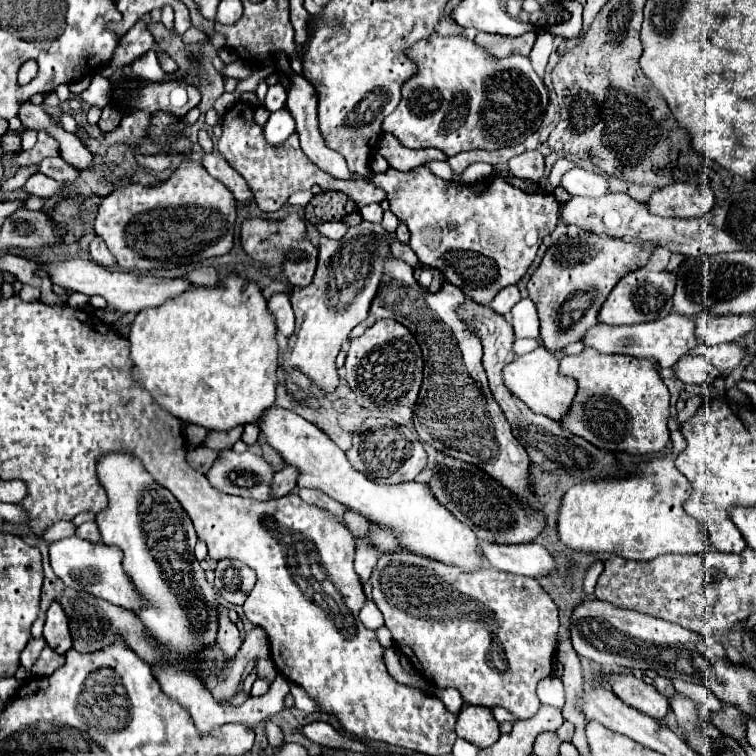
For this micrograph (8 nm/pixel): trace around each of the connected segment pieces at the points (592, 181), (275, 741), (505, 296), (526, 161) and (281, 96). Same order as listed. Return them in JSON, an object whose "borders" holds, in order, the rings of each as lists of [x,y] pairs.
{"borders":[[[[573,168],[569,170],[561,186],[571,194],[571,196],[603,196],[609,192],[609,180],[597,172],[589,172],[585,168]]],[[[267,722],[267,728],[265,730],[267,730],[267,740],[269,740],[269,746],[271,748],[277,748],[277,746],[283,744],[283,732],[281,732],[281,728],[277,724]]],[[[513,284],[513,286],[507,286],[507,288],[503,288],[499,294],[497,294],[497,298],[489,304],[495,312],[499,312],[499,314],[509,314],[509,310],[517,304],[521,300],[521,294],[519,294],[519,288]]],[[[527,150],[509,160],[509,172],[517,178],[539,182],[545,176],[545,158],[539,150]]],[[[275,84],[275,86],[269,86],[269,92],[265,96],[265,104],[263,106],[269,112],[275,112],[275,110],[285,108],[285,100],[287,100],[287,90],[281,84]]]]}

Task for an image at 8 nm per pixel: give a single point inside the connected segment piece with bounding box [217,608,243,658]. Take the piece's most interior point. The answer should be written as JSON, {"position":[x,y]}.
{"position":[229,639]}

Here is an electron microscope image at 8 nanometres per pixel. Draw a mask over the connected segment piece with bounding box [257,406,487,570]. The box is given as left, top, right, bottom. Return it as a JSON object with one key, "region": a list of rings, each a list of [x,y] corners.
{"region":[[[281,406],[267,408],[257,420],[257,426],[267,444],[279,452],[283,462],[299,470],[299,488],[319,488],[341,504],[365,514],[371,522],[399,532],[399,540],[415,554],[435,558],[449,566],[459,566],[461,570],[477,570],[487,566],[487,562],[479,558],[479,540],[475,538],[475,532],[463,526],[457,518],[451,518],[451,512],[439,506],[425,482],[385,486],[367,480],[361,472],[351,468],[345,452],[339,450],[325,432],[293,410],[285,410]]]}

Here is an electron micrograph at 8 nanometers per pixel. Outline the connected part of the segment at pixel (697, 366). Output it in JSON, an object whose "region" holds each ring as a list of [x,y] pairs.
{"region":[[[699,354],[697,356],[683,356],[673,366],[673,374],[685,384],[709,384],[717,376],[721,376],[721,372],[715,370],[711,366],[711,362],[707,362],[707,358],[699,356]]]}

